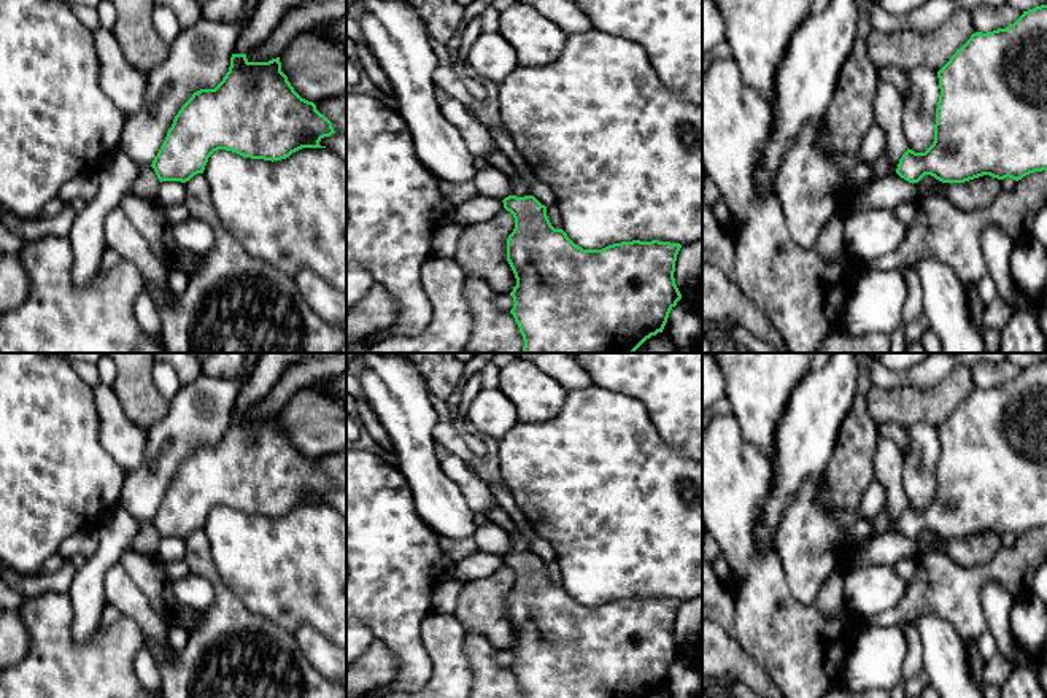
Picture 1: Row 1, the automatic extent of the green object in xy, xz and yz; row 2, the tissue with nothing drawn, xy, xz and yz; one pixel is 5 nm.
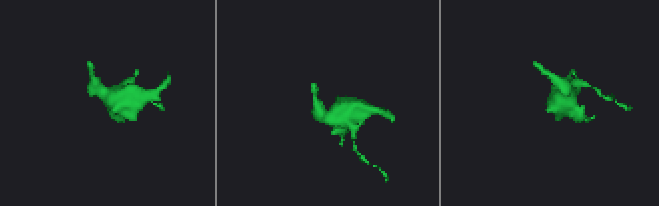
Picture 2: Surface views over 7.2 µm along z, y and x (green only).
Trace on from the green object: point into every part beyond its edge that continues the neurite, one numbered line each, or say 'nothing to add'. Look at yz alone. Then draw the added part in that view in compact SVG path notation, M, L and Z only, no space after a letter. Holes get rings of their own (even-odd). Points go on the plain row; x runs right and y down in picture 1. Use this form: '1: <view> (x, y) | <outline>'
nothing to add

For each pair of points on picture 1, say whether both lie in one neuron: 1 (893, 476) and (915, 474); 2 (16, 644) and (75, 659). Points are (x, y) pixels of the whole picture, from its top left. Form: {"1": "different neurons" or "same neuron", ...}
{"1": "different neurons", "2": "different neurons"}

